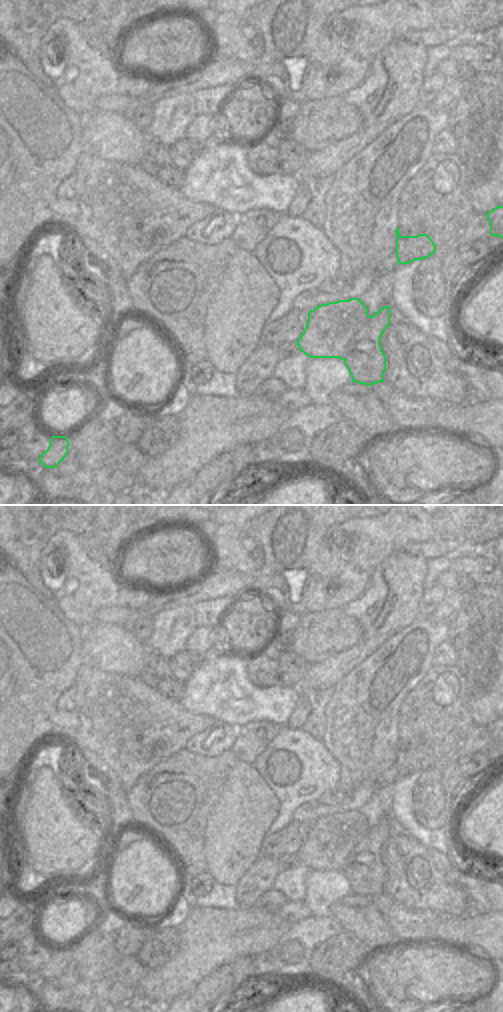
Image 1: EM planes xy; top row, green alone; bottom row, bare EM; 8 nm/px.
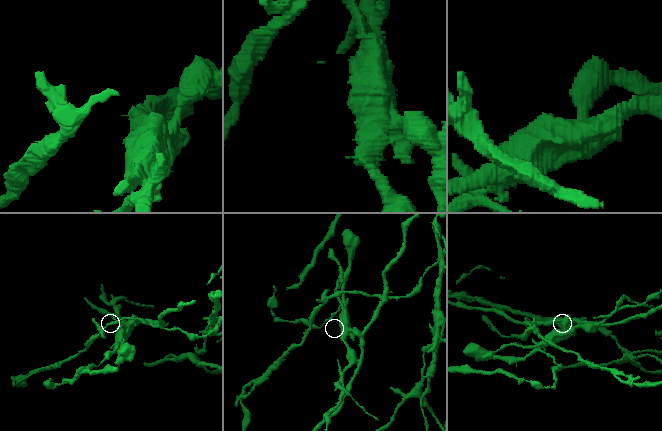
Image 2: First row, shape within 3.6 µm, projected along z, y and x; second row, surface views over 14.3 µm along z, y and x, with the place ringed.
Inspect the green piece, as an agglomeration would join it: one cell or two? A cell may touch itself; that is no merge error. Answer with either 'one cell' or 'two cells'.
two cells

